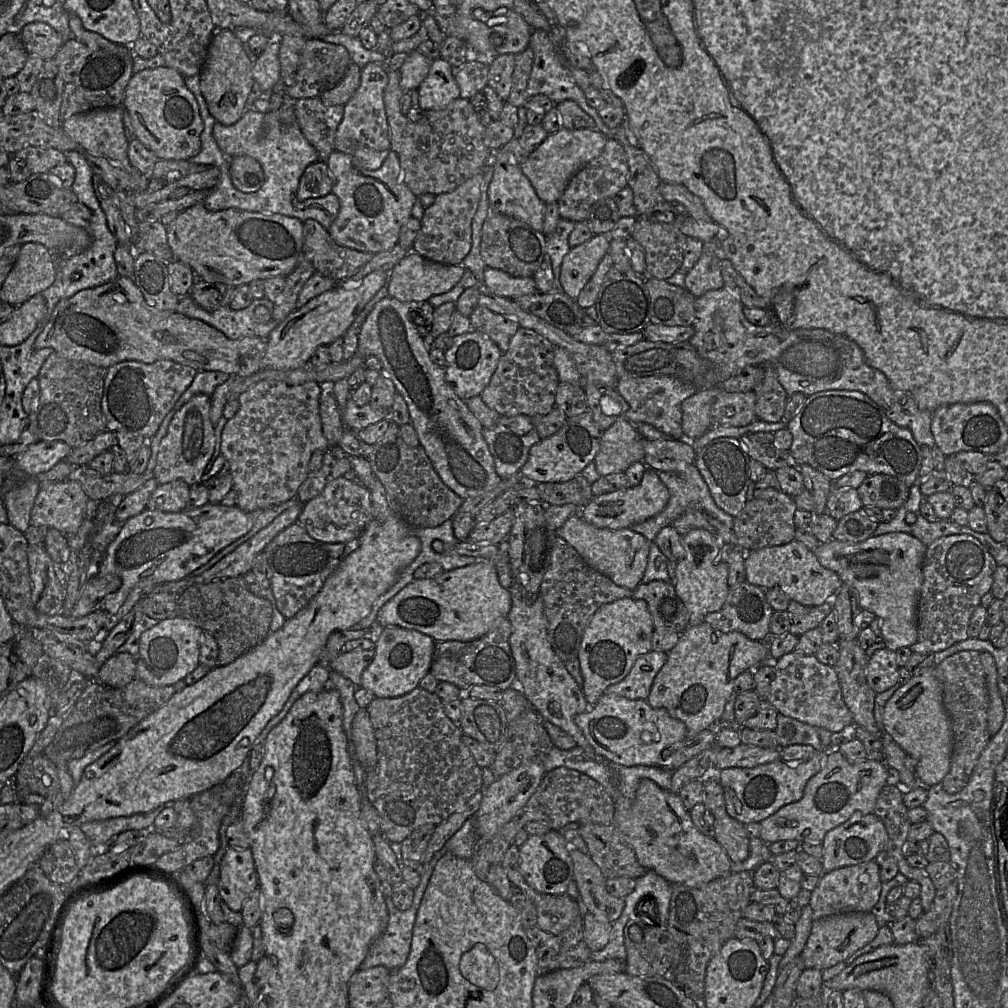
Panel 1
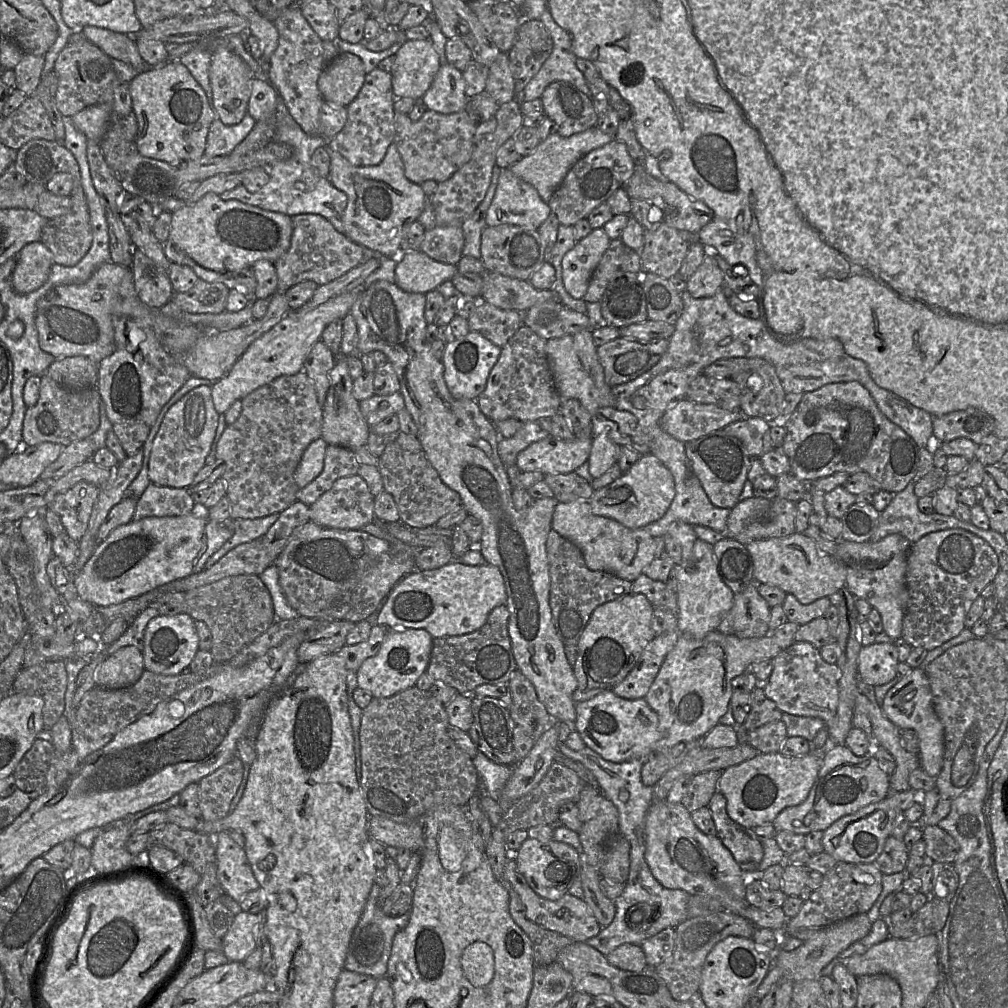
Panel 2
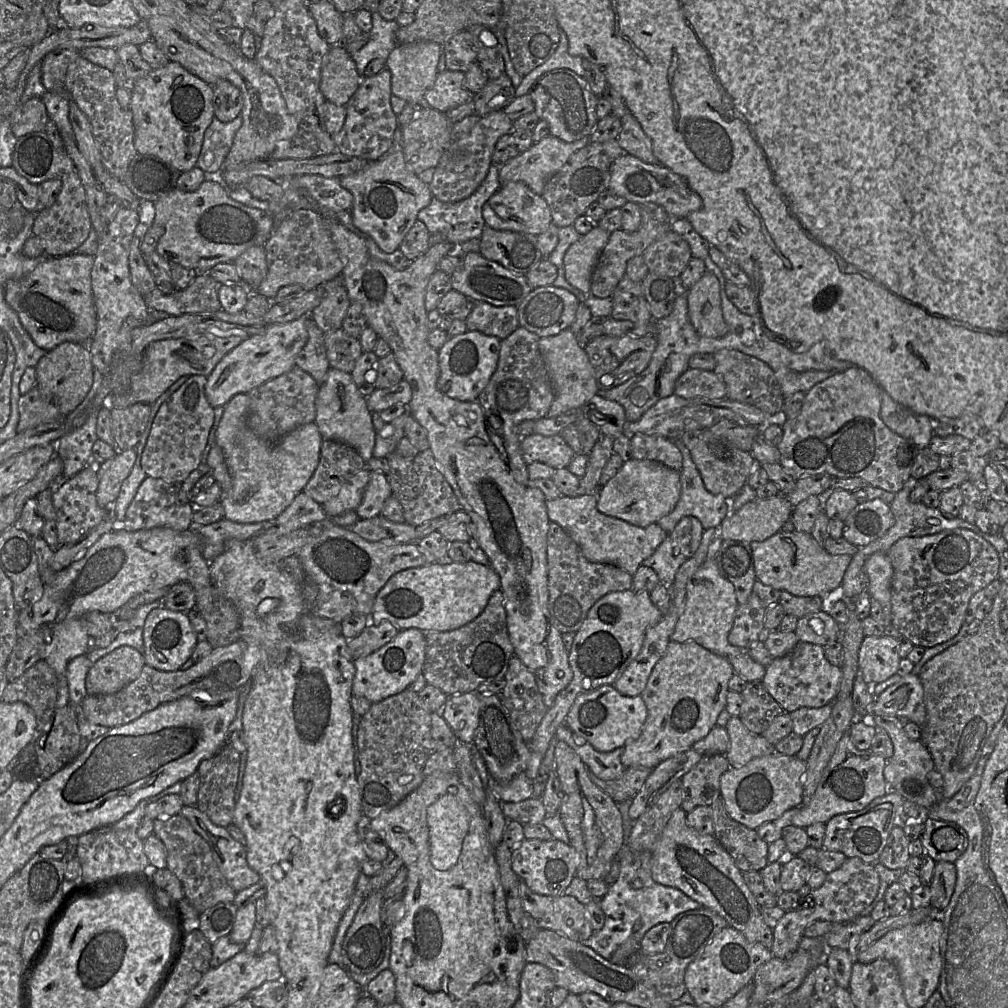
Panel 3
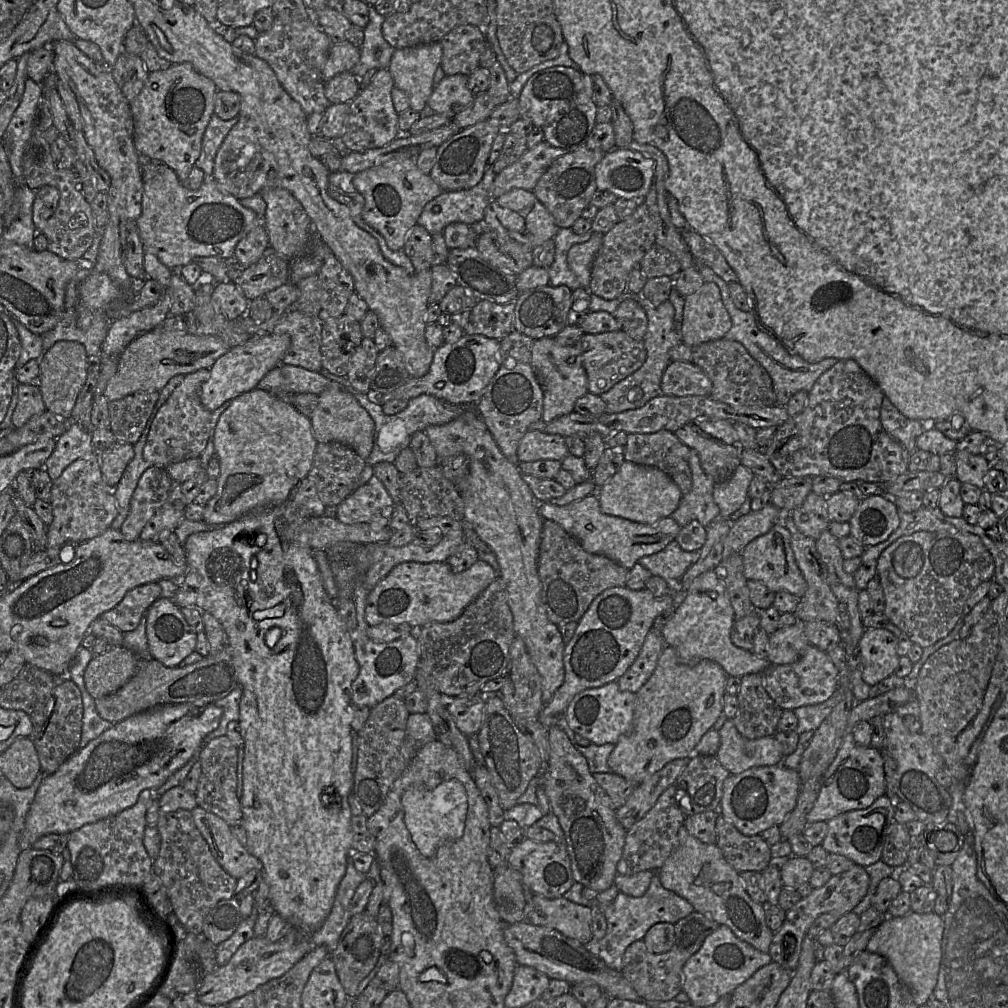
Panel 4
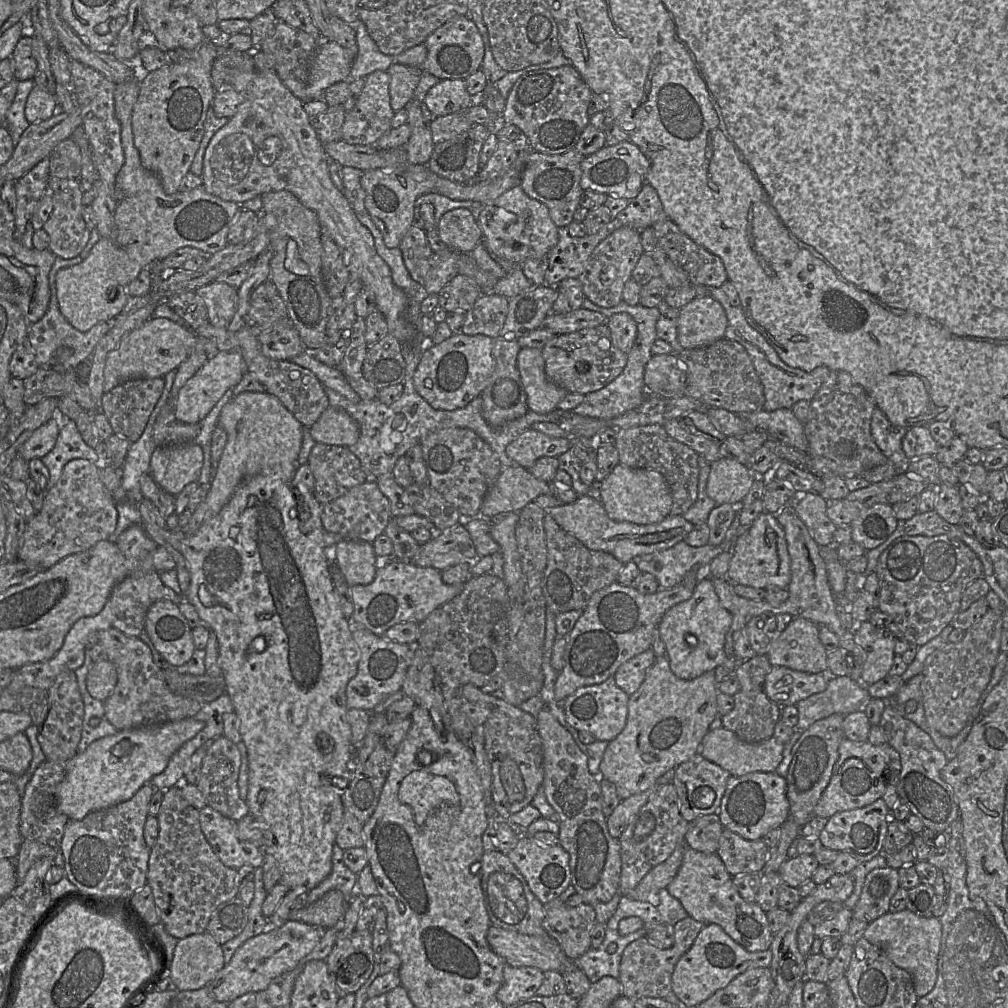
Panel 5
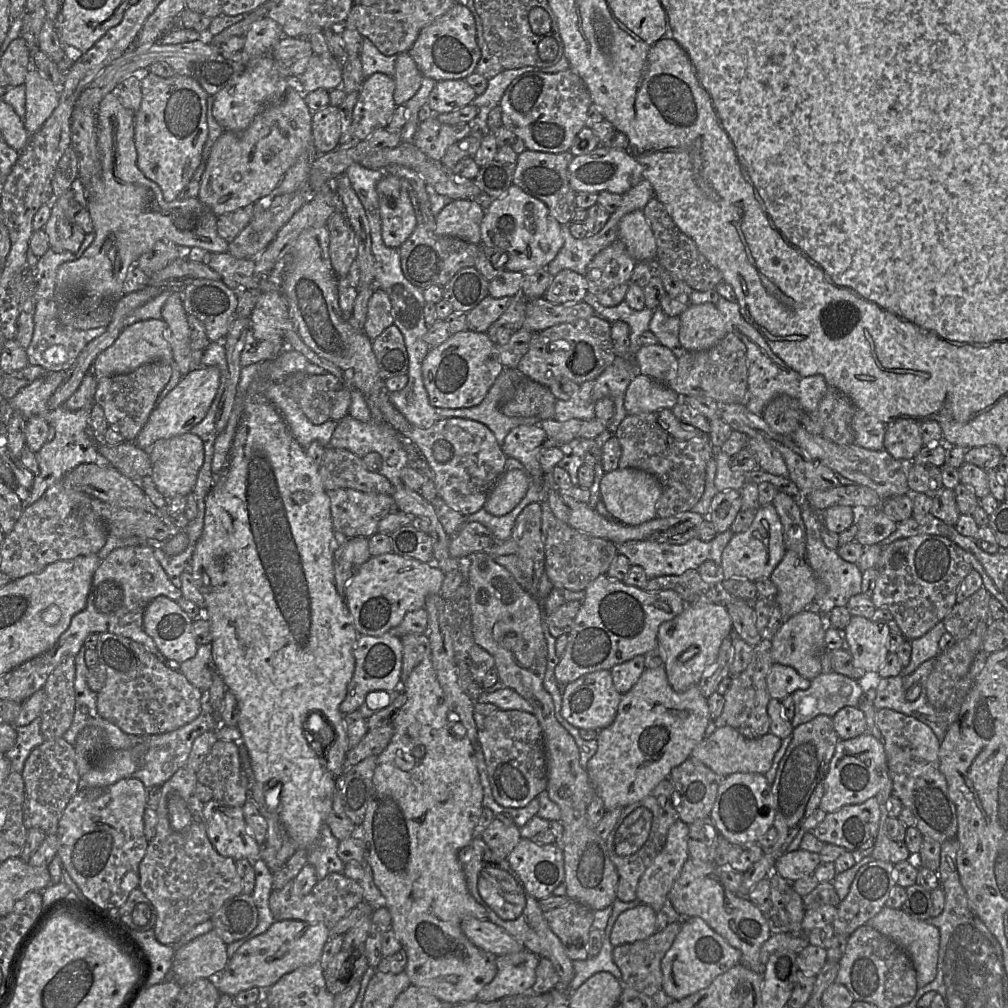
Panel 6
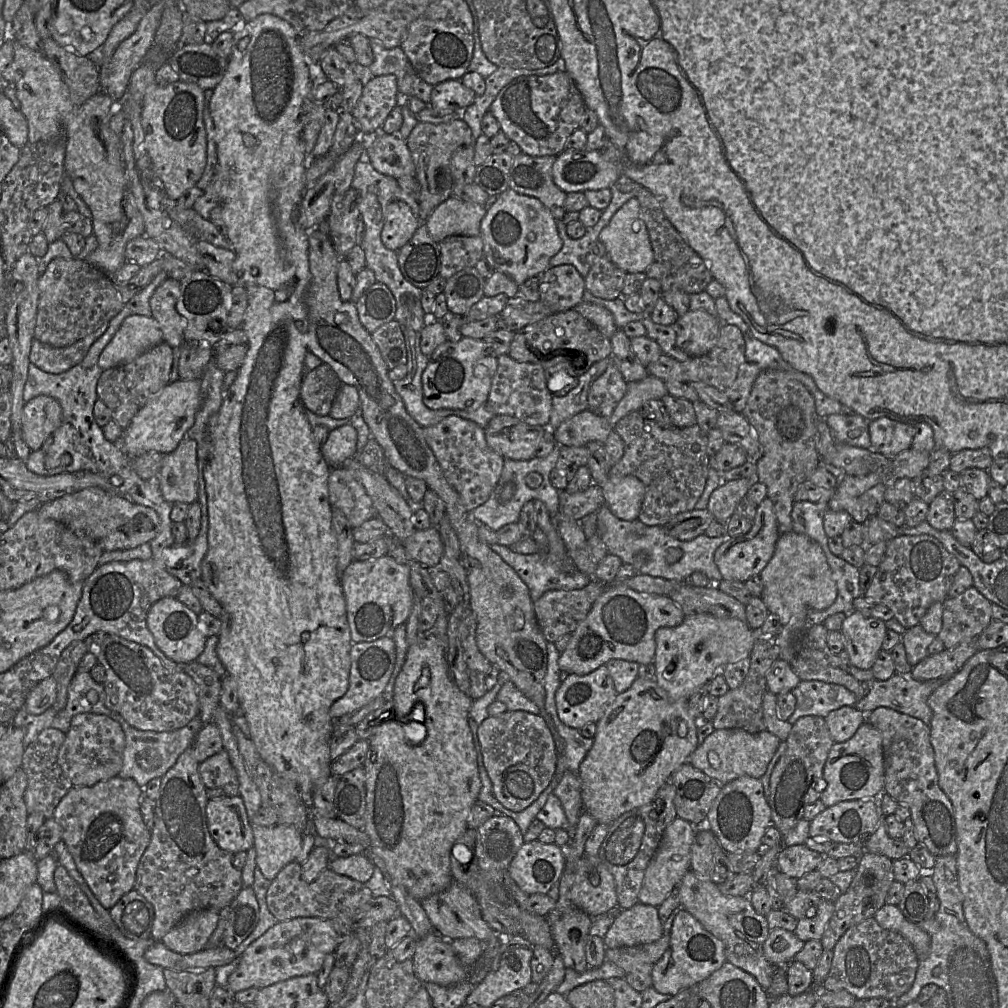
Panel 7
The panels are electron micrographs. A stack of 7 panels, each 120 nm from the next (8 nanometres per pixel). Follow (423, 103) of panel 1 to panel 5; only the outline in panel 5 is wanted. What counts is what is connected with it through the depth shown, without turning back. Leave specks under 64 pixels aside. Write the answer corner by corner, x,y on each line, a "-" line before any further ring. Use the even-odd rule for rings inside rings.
443,79
428,91
424,103
440,117
465,111
472,106
472,96
467,91
466,80

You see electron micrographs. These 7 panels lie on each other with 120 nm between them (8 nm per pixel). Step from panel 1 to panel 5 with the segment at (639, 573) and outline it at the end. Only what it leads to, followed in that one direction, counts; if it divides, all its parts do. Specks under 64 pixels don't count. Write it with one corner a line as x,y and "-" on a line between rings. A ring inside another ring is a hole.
586,495
579,496
572,503
561,503
559,506
544,510
564,531
574,536
588,549
607,552
623,564
632,561
636,556
672,547
683,541
694,527
682,515
668,515
660,522
647,525
617,522
609,518
600,501

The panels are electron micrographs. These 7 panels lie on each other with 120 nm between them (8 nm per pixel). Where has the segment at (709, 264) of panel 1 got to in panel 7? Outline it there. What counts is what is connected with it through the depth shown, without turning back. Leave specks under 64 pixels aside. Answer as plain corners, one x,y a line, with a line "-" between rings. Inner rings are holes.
689,310
674,323
676,345
689,357
698,357
712,350
718,341
718,319
704,310

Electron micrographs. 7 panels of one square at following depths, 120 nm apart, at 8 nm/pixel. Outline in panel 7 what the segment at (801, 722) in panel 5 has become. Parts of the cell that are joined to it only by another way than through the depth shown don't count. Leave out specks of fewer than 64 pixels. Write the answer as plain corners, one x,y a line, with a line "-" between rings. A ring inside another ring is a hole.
801,680
791,692
796,697
795,710
788,718
792,725
802,716
825,718
831,711
857,702
856,694
843,685
819,680

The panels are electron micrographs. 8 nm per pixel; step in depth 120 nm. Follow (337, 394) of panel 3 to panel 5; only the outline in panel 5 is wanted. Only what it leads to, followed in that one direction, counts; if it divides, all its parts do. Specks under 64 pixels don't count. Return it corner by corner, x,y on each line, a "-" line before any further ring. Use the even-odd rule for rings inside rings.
329,406
318,420
309,427
316,443
349,447
360,435
358,422
342,408

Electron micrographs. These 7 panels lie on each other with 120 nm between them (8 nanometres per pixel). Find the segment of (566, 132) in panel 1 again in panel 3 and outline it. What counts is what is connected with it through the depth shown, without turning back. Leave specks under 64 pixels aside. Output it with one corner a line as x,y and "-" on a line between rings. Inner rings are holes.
549,135
500,167
501,185
507,182
523,182
534,193
541,196
547,181
573,154
590,142
590,137
565,142

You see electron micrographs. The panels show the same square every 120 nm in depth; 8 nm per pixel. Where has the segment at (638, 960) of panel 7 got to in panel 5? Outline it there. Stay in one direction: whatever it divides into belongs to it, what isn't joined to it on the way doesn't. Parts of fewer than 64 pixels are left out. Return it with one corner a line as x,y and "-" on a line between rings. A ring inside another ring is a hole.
687,916
673,925
674,943
668,949
653,946
648,938
641,937
631,942
623,951
619,965
619,982
622,995
633,1000
642,997
665,998
671,989
674,968
679,959
690,949
705,924

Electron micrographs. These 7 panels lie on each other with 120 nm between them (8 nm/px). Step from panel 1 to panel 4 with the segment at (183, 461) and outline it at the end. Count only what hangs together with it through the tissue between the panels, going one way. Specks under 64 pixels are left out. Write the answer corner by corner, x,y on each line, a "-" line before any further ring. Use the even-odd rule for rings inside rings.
209,369
186,374
157,412
143,448
143,458
151,466
165,469
173,463
199,458
209,437
211,412
201,403
200,388
209,378

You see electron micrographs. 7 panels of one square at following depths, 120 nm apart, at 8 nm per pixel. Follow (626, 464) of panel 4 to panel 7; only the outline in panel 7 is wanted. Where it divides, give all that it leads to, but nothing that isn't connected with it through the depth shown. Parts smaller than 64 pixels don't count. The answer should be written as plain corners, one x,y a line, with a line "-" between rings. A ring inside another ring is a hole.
635,476
608,477
602,484
605,505
620,520
638,519
645,486

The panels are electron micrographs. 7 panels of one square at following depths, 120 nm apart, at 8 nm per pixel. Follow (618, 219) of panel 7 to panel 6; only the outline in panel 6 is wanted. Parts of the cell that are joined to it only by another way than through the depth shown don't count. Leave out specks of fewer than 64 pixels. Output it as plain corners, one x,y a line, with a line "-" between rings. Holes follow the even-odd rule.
642,210
625,214
619,221
619,237
636,262
656,258
656,240

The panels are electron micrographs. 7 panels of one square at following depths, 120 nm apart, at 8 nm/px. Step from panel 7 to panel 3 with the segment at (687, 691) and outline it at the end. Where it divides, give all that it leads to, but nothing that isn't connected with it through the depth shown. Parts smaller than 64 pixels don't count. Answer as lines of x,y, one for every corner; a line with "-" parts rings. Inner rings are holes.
705,560
686,584
685,607
678,618
671,641
680,643
694,641
726,658
732,665
734,674
747,682
762,681
766,667
754,661
748,649
733,646
728,641
738,606
734,586
720,575
716,560

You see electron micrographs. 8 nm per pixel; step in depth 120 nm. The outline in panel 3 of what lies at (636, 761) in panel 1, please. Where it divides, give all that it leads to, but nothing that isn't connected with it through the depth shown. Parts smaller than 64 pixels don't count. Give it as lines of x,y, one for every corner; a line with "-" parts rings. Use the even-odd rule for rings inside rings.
604,685
590,693
579,695
567,714
565,724
573,733
584,737
597,751
609,752
637,739
647,715
647,706
641,695
624,696
613,685

